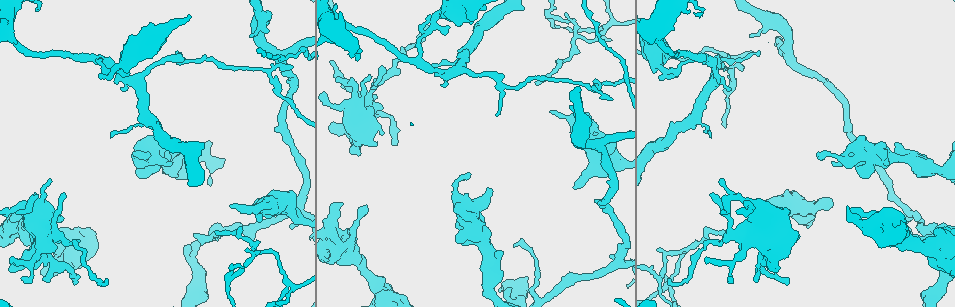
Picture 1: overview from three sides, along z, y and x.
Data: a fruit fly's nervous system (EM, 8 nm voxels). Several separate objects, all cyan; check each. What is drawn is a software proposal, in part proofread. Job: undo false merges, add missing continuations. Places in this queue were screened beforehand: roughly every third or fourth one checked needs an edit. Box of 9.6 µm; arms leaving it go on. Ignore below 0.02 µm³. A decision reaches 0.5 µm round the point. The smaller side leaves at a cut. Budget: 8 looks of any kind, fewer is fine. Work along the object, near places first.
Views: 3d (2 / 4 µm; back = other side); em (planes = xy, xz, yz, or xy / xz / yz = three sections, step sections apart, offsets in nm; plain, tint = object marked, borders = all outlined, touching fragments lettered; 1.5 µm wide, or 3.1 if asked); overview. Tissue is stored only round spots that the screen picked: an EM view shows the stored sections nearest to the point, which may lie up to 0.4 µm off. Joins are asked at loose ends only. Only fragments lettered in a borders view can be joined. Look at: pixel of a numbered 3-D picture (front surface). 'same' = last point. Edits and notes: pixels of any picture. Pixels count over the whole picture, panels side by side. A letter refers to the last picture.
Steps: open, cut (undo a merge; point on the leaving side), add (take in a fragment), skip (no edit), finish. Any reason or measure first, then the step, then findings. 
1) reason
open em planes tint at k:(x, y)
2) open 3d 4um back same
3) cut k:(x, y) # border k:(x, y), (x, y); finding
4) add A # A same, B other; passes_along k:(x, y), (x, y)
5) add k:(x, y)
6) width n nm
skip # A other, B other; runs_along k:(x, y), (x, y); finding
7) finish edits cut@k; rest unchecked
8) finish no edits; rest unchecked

thin end
open 3d 4um at 1:(426, 25)

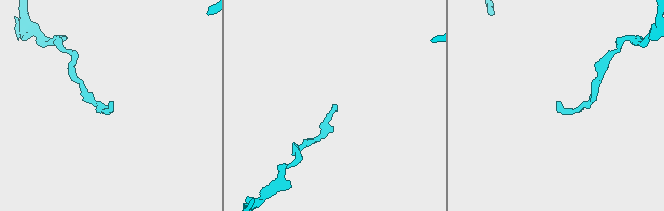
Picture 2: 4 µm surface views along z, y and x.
open em planes borders at 2:(559, 104)

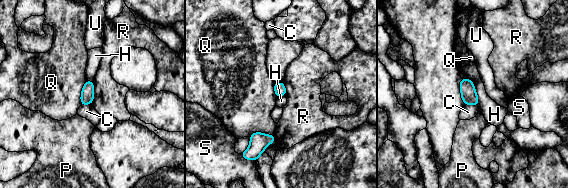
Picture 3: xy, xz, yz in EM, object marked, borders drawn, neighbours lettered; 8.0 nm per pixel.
longest_contact H 280 nm
skip # C other, H other, P other, Q other, R other, S other, U other; border 3:(93, 81), (94, 99), (90, 104); none of them fits

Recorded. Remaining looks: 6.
branch stops here
open em xz step 8 borders at 1:(550, 111)

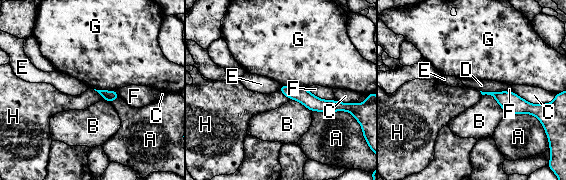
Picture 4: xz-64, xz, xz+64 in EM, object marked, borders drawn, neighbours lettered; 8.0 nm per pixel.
skip # A other, B other, C other, D other, E other, F other, G other, H other; runs_along 4:(282, 88), (314, 104), (339, 106); none of them fits

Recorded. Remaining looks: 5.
thick turns thin
open em planes borders at 1:(663, 68)

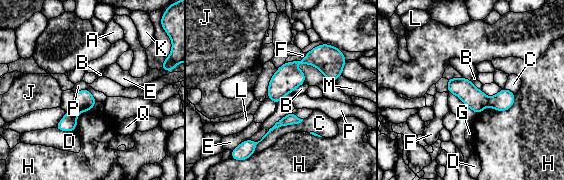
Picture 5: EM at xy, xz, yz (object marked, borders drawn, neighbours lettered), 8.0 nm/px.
cut 5:(472, 97) # A other, B other, C other, D other, E other, F other, G other, H other, J other, K other, L other, M other, P other, Q other; border 5:(489, 98), (490, 105); a second cell is stuck on

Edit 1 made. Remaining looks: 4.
finish edits cut@5; rest unchecked

